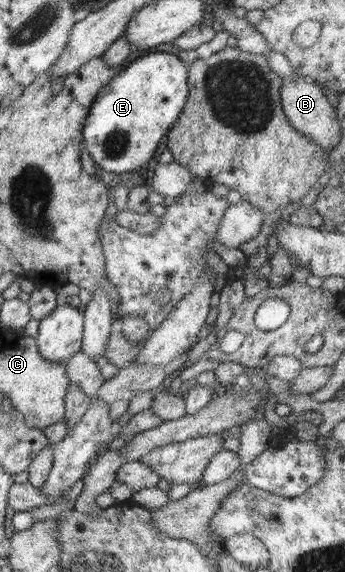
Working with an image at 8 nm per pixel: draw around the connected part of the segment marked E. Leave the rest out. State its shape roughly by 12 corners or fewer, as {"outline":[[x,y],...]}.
{"outline":[[134,56],[82,129],[113,175],[145,166],[183,111],[188,66]]}

